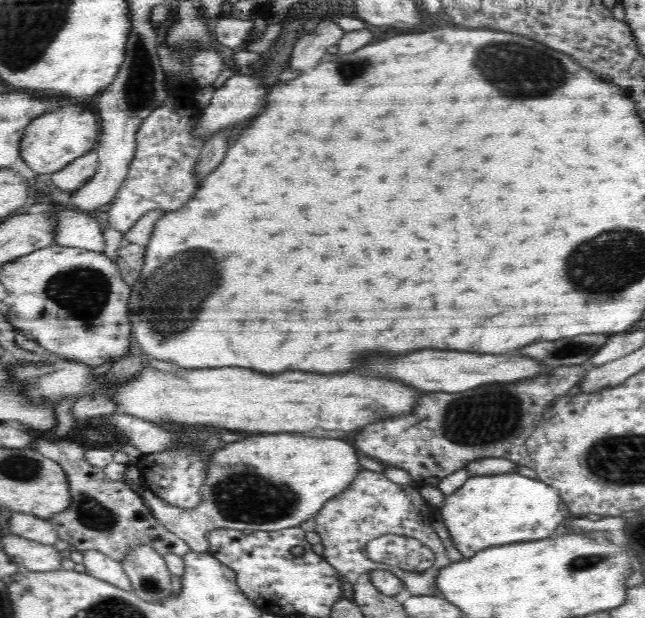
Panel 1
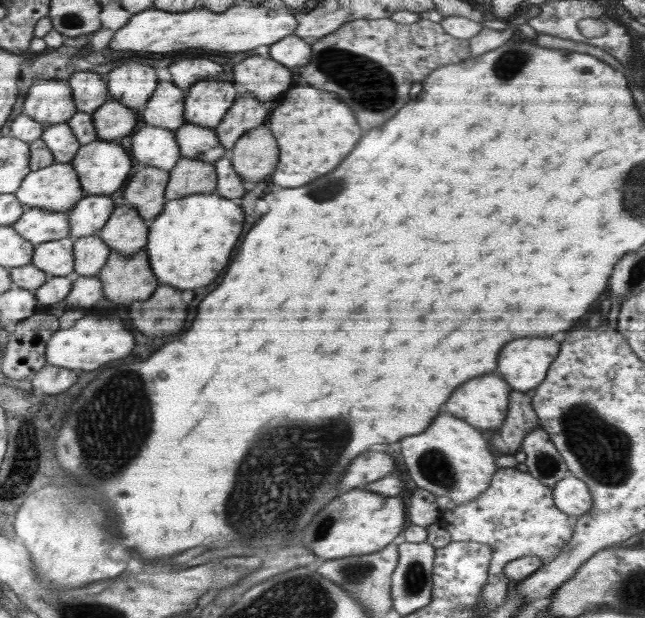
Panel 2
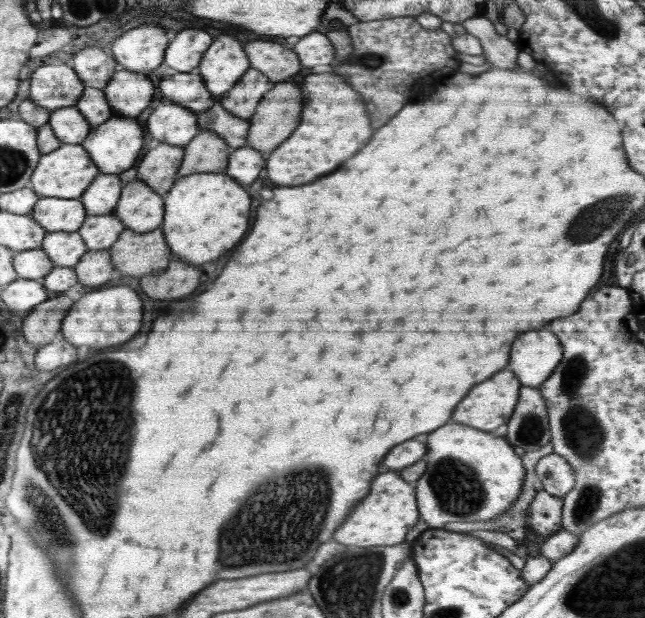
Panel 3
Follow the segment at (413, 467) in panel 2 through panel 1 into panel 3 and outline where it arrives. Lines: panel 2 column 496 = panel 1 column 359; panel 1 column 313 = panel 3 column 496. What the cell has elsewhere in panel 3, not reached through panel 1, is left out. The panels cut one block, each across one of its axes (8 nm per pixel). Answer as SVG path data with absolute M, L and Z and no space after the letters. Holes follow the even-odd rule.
M448 422L428 436L427 444L426 470L418 480L415 492L420 519L430 528L444 527L448 522L489 521L508 511L520 496L526 469L522 465L522 457L514 453L504 437L496 438L488 432Z

